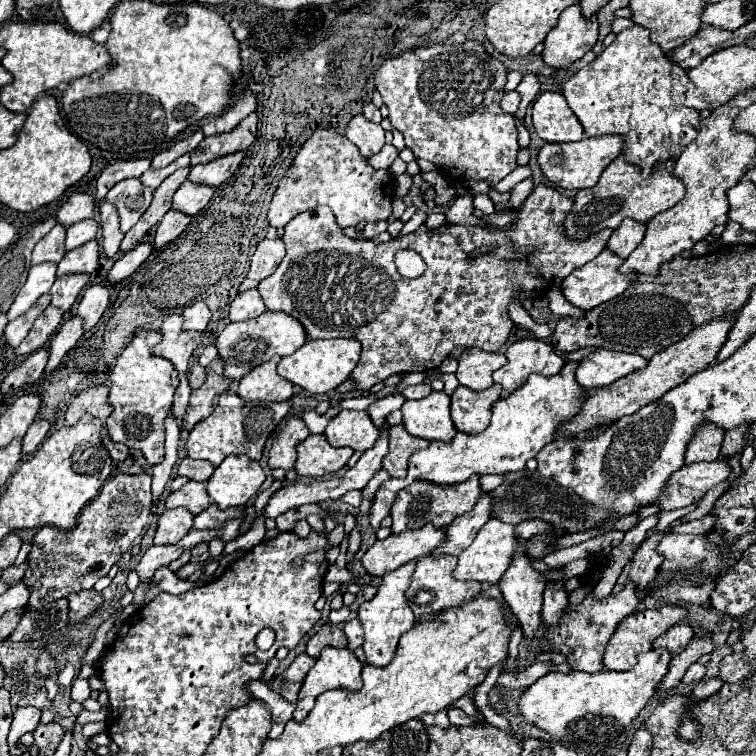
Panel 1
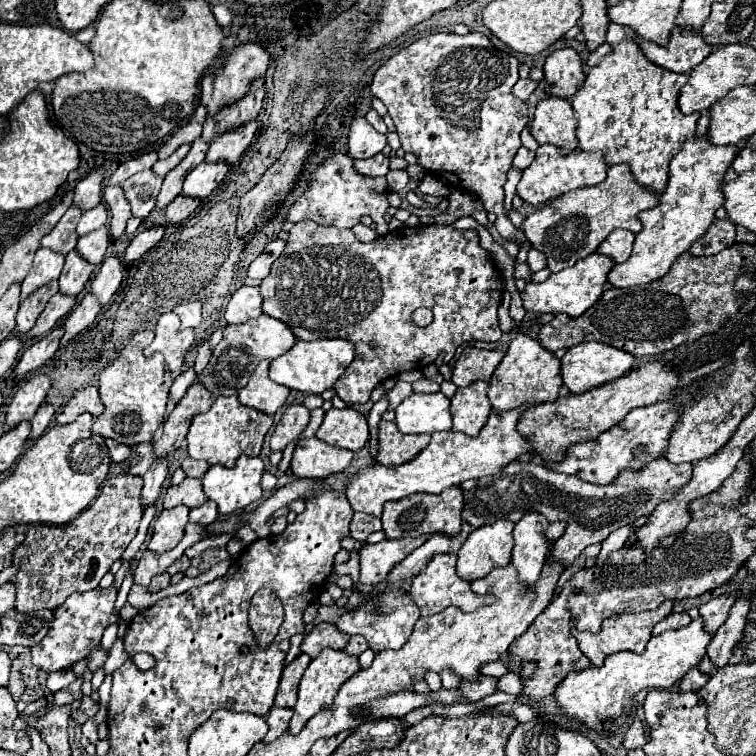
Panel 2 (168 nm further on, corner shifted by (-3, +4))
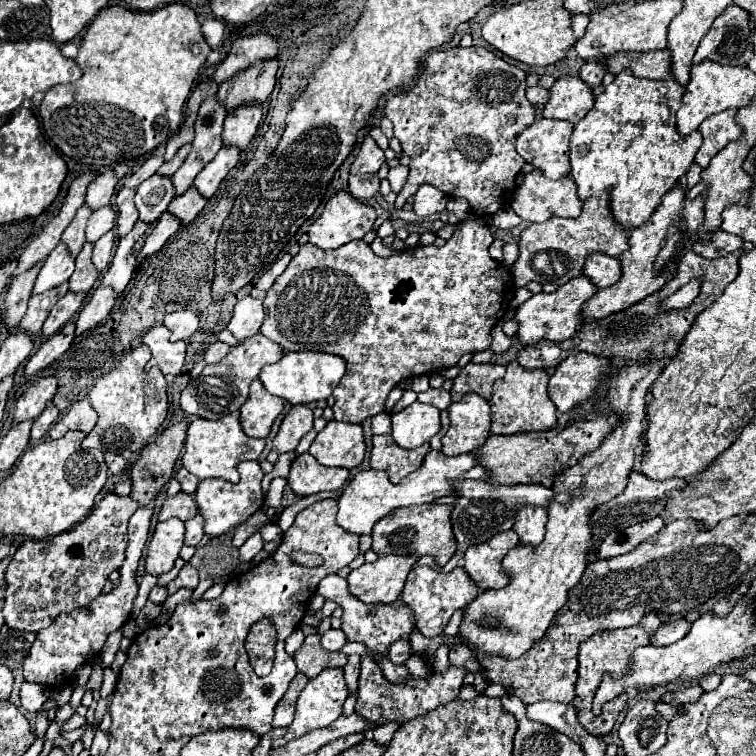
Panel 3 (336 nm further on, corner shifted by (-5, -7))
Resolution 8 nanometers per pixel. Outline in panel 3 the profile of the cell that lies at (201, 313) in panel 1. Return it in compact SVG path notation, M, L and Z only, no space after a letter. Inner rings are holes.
M174 311L164 317L164 325L170 329L170 339L188 339L198 329L198 317L192 311Z

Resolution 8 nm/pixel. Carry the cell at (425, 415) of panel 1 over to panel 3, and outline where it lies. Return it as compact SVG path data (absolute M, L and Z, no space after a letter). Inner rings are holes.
M412 403L392 413L392 439L402 449L416 449L440 431L440 411L426 403Z

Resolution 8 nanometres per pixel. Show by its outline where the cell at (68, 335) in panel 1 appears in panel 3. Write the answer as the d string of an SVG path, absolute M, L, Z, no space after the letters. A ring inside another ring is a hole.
M98 287L92 297L88 299L88 303L82 307L82 311L78 313L78 321L76 321L76 335L86 333L88 329L96 327L102 319L108 317L108 313L112 311L116 303L116 293L112 291L112 287Z

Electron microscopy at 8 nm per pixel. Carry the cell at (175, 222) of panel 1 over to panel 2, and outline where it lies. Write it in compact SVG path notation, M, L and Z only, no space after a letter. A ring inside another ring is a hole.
M180 194L180 196L176 196L174 202L168 204L168 208L166 208L166 220L170 224L178 224L178 222L186 220L190 214L194 214L198 204L200 204L198 198L188 198L188 196Z

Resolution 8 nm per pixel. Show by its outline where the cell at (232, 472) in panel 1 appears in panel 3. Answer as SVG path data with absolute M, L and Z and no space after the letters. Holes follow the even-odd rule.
M242 461L238 465L240 471L240 483L232 485L224 479L204 479L200 481L194 499L198 505L200 515L204 517L204 533L212 535L212 537L220 537L226 531L230 531L232 527L238 527L240 523L244 523L252 513L256 513L258 509L262 509L264 504L264 494L260 481L264 477L258 461Z

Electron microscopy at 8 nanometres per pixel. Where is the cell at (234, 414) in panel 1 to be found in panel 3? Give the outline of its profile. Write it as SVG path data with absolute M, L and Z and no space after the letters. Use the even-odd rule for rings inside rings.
M228 413L220 417L218 421L206 421L206 419L194 419L188 425L186 431L186 441L184 441L184 457L182 457L182 467L188 469L192 475L198 479L208 479L208 477L222 477L230 483L238 483L236 475L236 465L240 461L250 461L258 459L262 449L264 449L264 439L252 439L244 435L240 427L240 419L236 413Z

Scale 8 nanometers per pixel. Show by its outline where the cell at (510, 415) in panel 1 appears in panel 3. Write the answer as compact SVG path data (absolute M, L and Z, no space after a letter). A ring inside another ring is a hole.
M430 451L412 475L404 477L398 485L392 485L388 481L388 475L384 471L358 471L348 487L344 489L342 499L338 499L338 513L336 513L336 523L354 535L370 535L372 527L386 515L390 515L394 509L400 507L410 507L410 505L422 505L422 503L432 503L438 497L446 497L452 493L452 483L460 477L460 473L472 469L476 465L476 455L466 453L458 457L446 457L442 451Z

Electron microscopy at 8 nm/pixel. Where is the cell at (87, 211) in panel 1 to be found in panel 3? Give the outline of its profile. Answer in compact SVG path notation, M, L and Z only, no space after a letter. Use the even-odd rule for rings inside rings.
M106 171L100 177L96 177L94 183L88 187L86 205L90 205L92 209L100 209L104 205L110 205L110 199L116 193L116 185L118 185L118 179L116 181L114 179L116 179L114 171Z

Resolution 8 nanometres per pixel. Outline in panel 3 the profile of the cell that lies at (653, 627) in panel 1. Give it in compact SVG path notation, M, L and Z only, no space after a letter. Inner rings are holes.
M650 611L650 615L644 615L644 619L634 625L634 627L628 627L628 629L612 629L612 631L596 631L592 637L588 637L582 645L580 645L580 655L578 655L578 661L580 661L580 667L578 667L578 683L576 683L576 699L574 699L574 707L576 707L576 713L578 713L578 719L582 723L582 727L590 733L590 735L596 735L596 737L604 737L610 733L610 729L614 727L616 723L616 717L620 715L622 709L610 709L610 711L602 711L600 717L596 717L592 713L592 695L596 691L596 687L600 685L602 681L602 675L604 673L610 673L610 675L622 675L622 671L628 669L628 663L630 663L630 655L636 647L642 647L642 645L648 645L650 643L650 635L662 625L660 617Z

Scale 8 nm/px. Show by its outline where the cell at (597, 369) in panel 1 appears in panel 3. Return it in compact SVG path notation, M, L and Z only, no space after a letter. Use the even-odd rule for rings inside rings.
M590 353L566 357L548 381L548 397L556 405L556 411L566 413L576 403L592 397L598 383L604 379L606 367L608 359Z

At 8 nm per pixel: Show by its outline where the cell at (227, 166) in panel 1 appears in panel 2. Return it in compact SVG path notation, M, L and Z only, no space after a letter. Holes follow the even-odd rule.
M248 122L238 130L222 134L210 144L206 160L226 160L226 164L236 164L244 150L250 146L256 132L256 122Z

